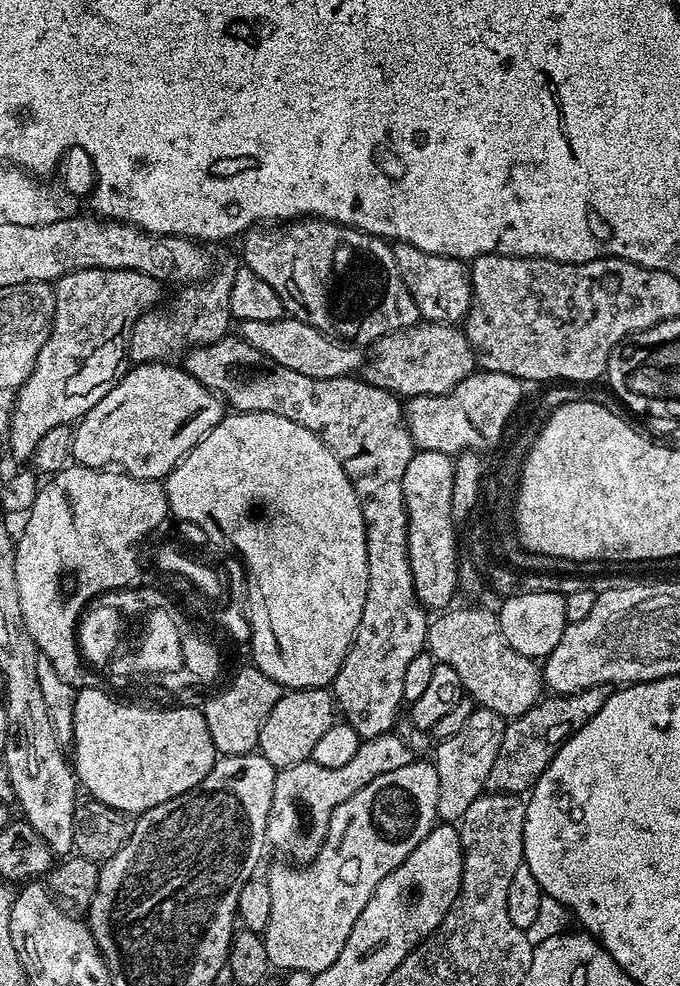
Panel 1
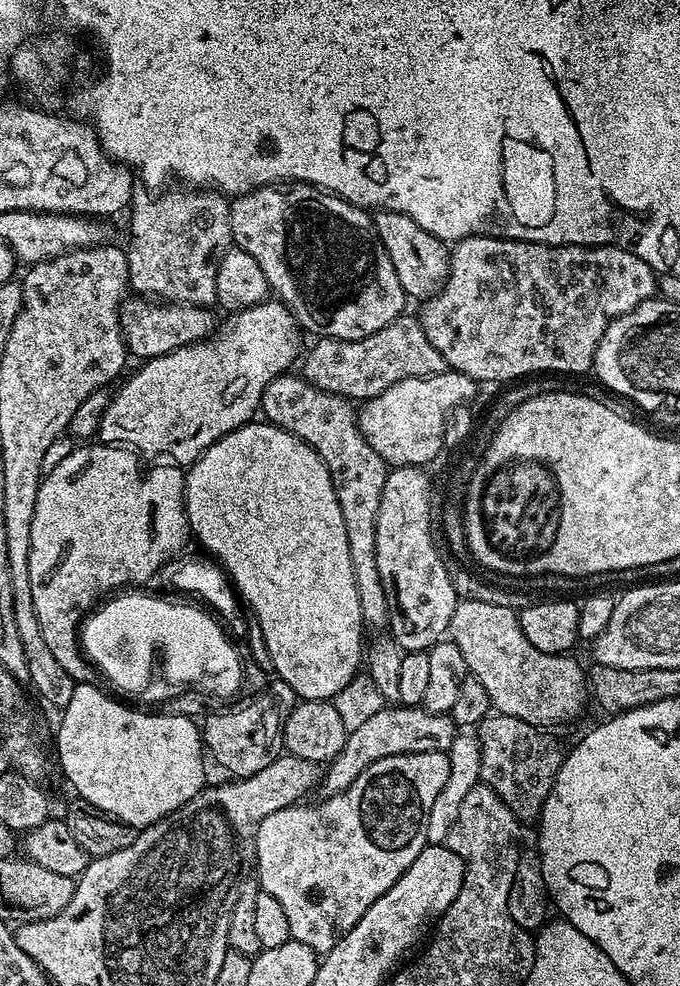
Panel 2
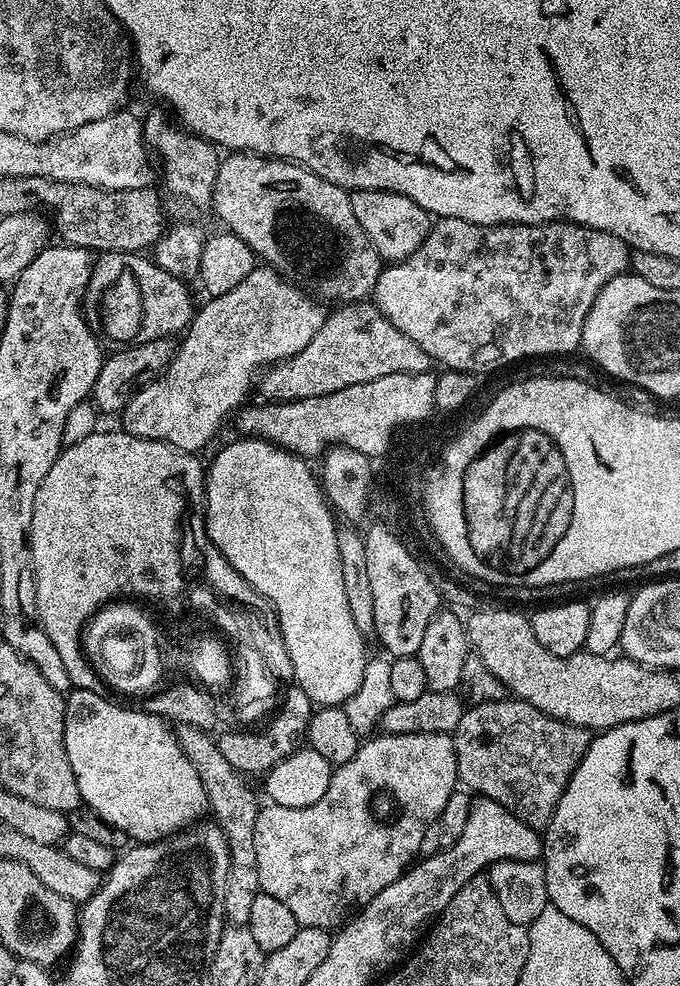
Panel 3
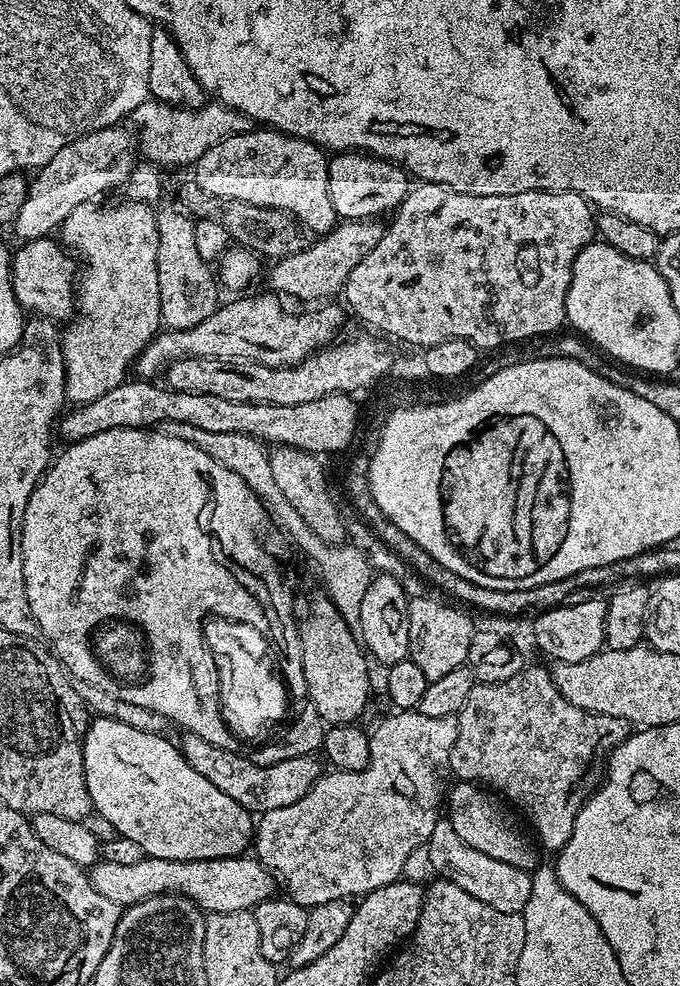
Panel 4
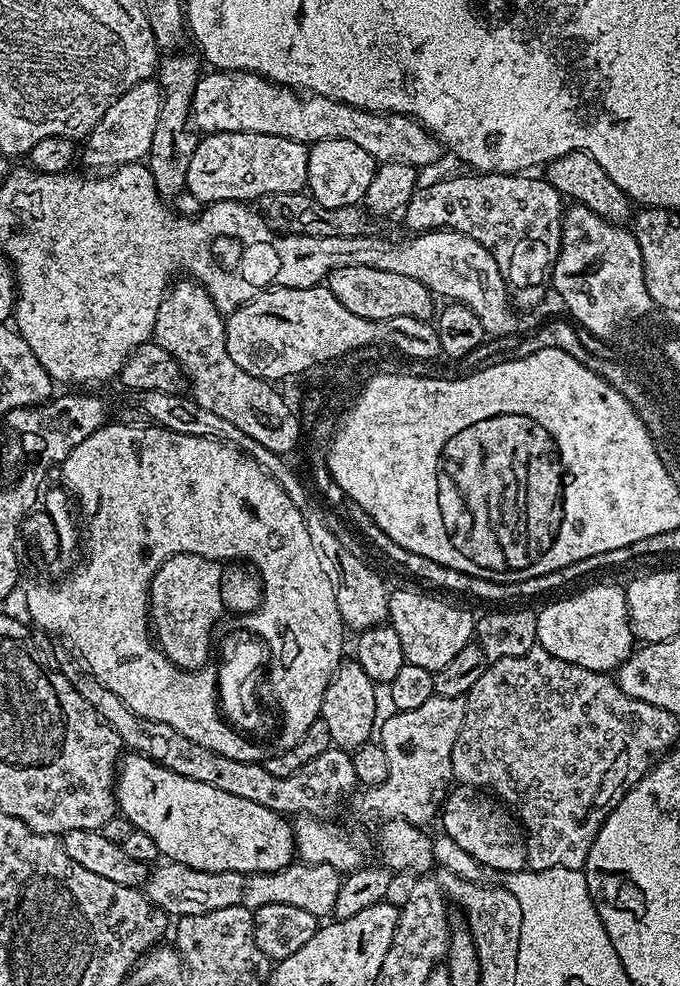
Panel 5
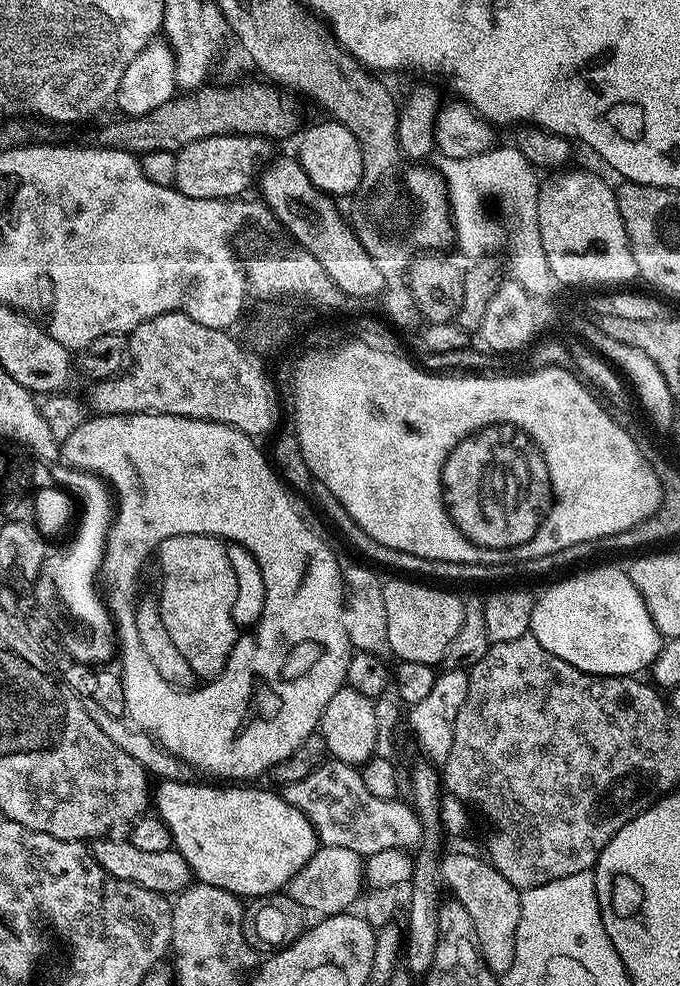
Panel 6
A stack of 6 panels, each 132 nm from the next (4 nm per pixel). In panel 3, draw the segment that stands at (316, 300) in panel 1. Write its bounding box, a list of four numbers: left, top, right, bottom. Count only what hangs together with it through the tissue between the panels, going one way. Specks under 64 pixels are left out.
[211,152,384,304]

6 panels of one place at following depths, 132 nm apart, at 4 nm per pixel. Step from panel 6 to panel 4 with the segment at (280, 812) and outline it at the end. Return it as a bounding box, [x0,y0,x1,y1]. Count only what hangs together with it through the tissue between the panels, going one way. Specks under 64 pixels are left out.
[84,716,254,860]

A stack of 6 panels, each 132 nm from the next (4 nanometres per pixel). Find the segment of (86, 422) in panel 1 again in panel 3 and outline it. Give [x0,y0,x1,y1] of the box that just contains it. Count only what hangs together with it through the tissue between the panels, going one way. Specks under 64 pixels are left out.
[122,266,326,453]

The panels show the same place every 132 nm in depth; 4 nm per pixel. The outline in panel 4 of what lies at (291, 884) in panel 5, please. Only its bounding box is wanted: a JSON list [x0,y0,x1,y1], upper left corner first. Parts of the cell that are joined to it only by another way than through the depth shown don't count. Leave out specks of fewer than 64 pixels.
[89,854,275,914]

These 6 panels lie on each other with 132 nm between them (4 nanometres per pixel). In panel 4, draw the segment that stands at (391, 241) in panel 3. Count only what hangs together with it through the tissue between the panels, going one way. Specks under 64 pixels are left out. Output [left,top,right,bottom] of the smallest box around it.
[328,150,410,221]

